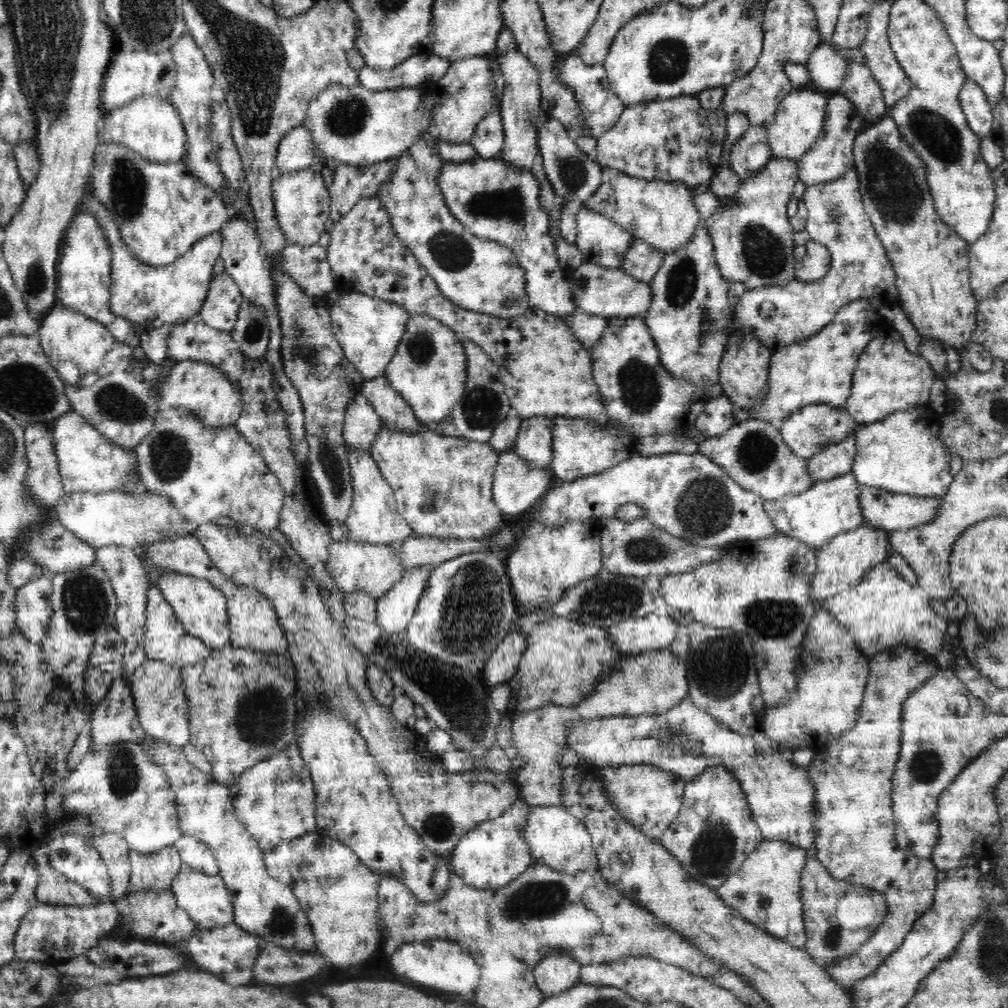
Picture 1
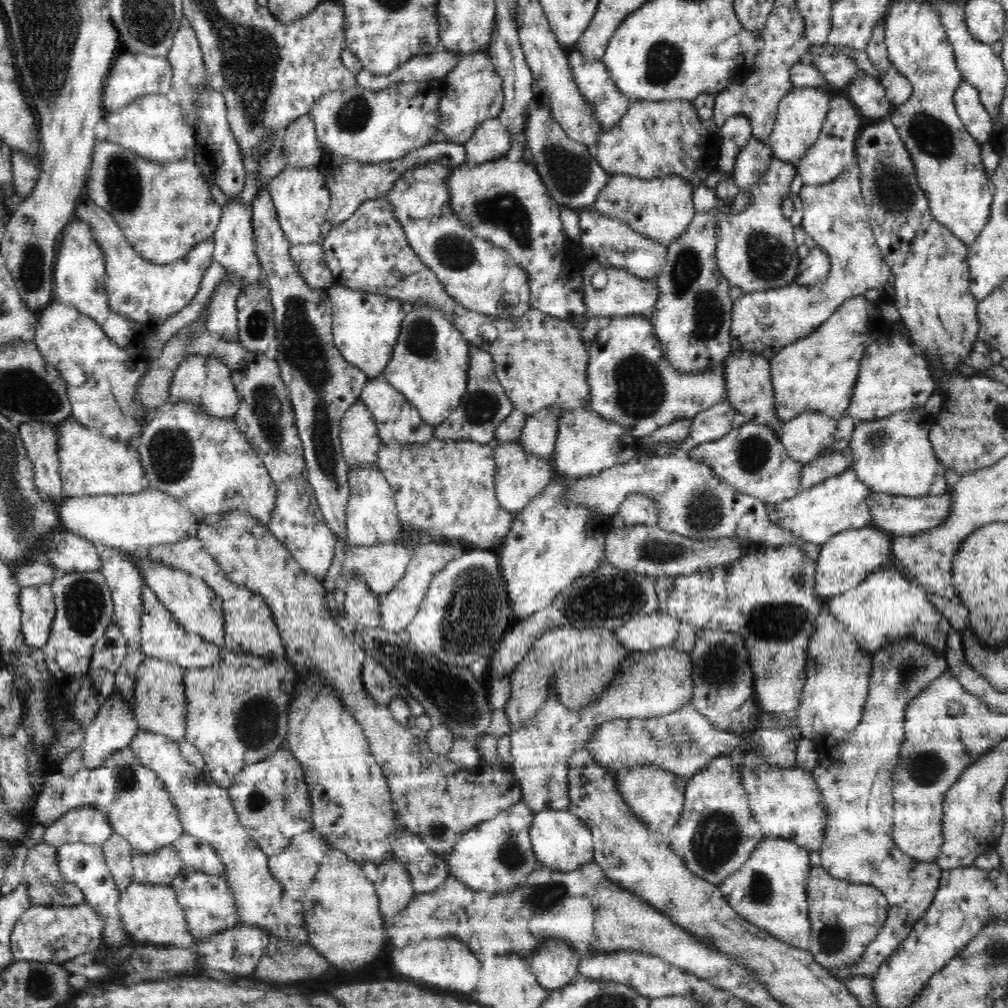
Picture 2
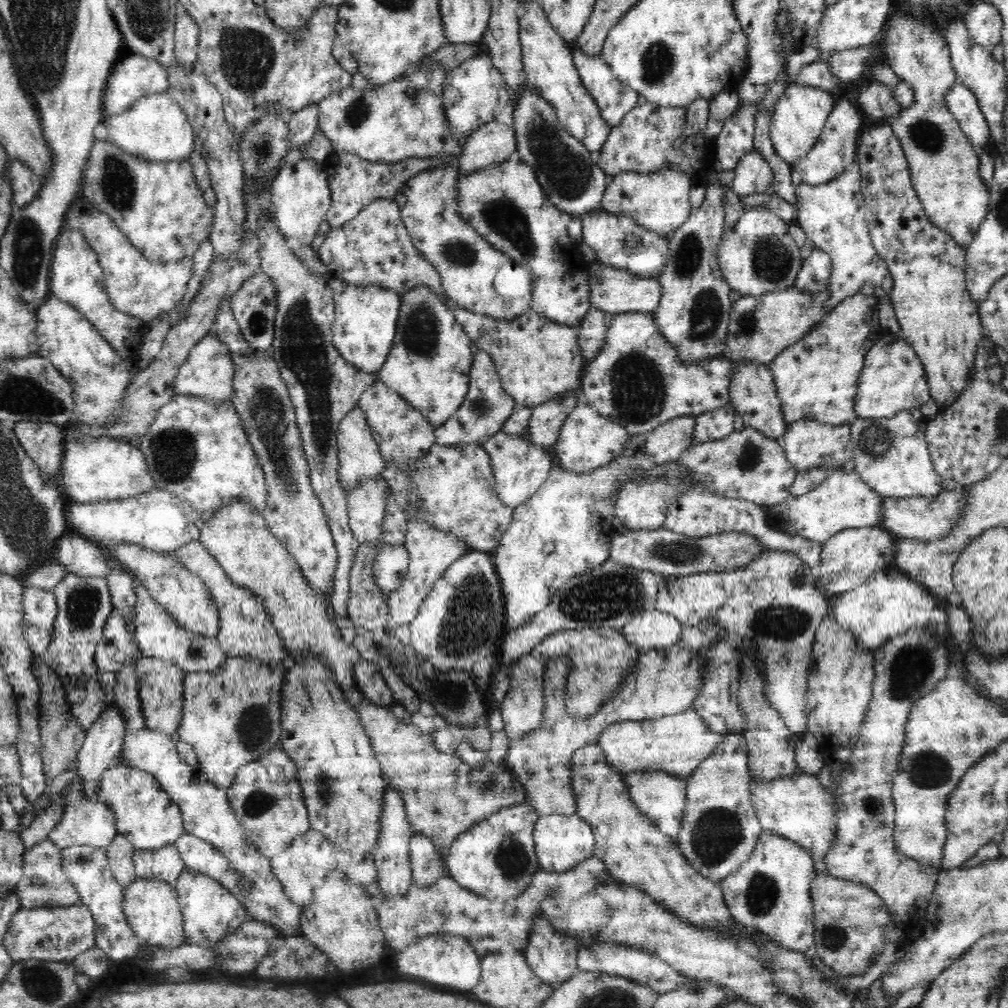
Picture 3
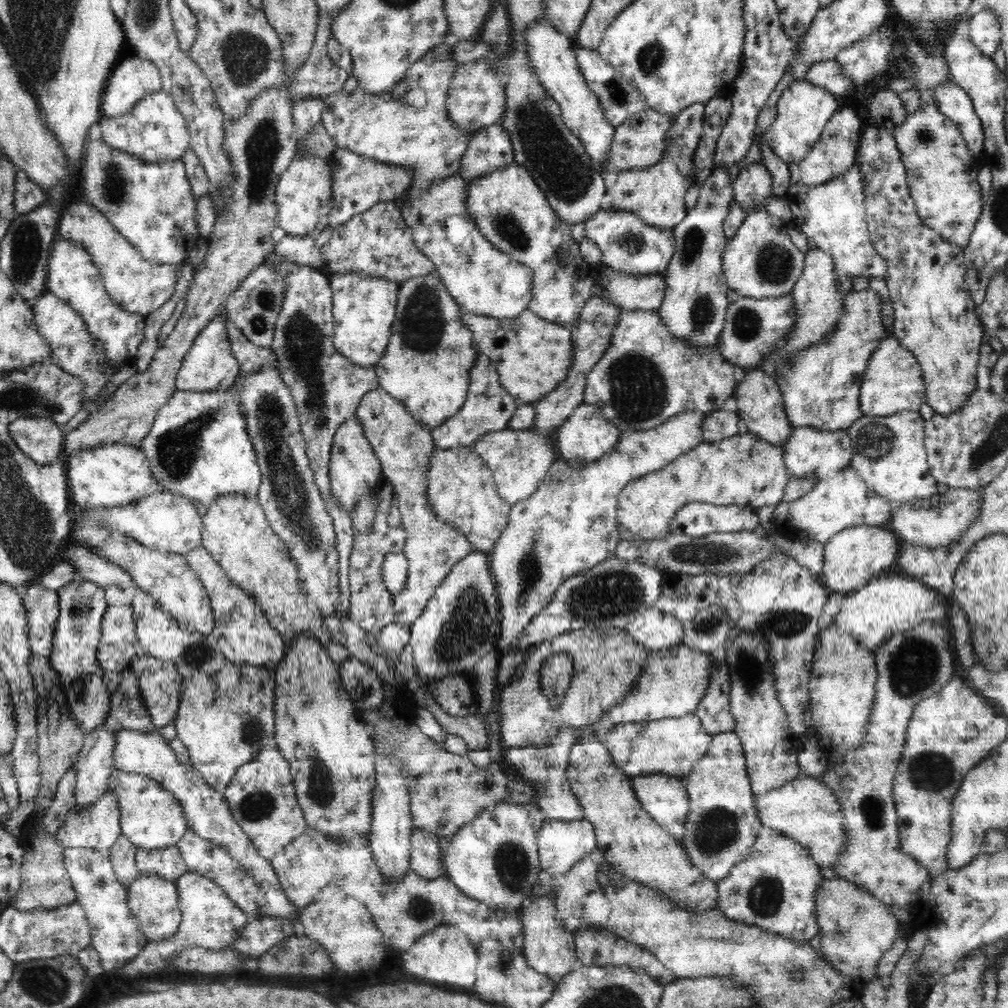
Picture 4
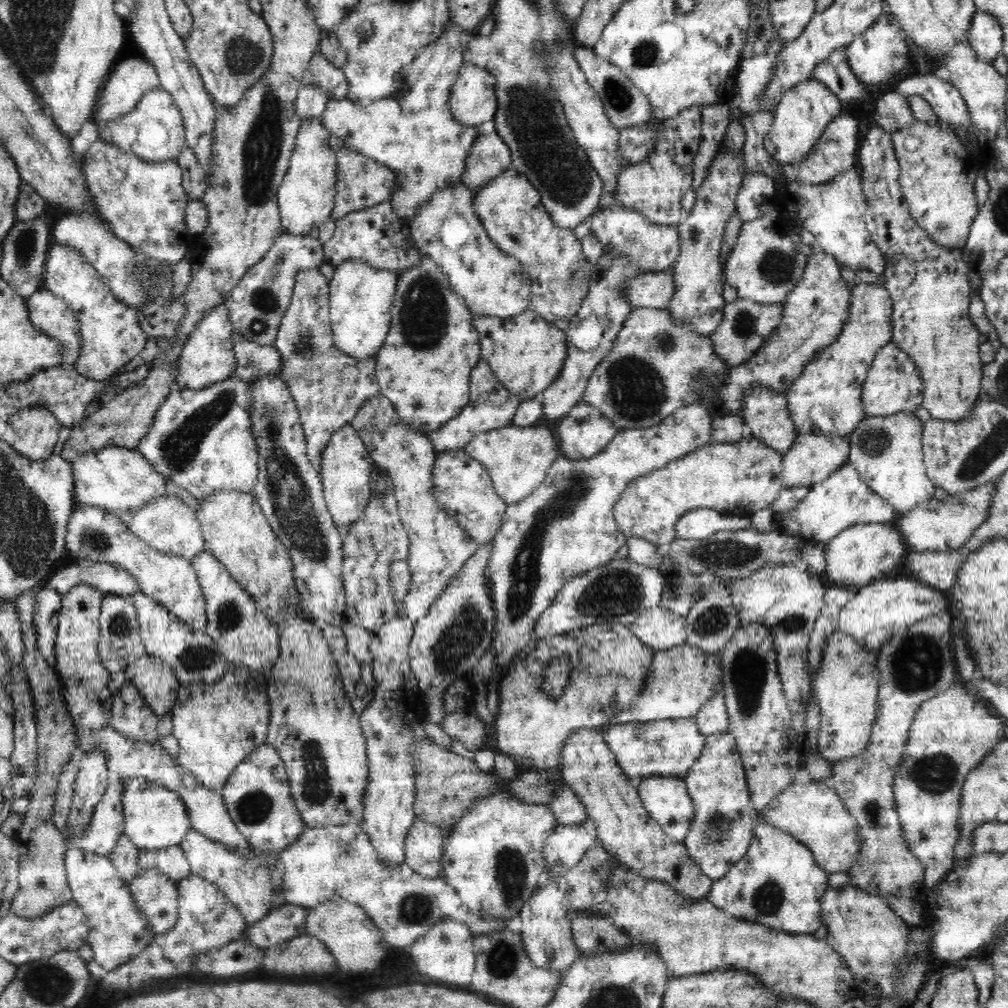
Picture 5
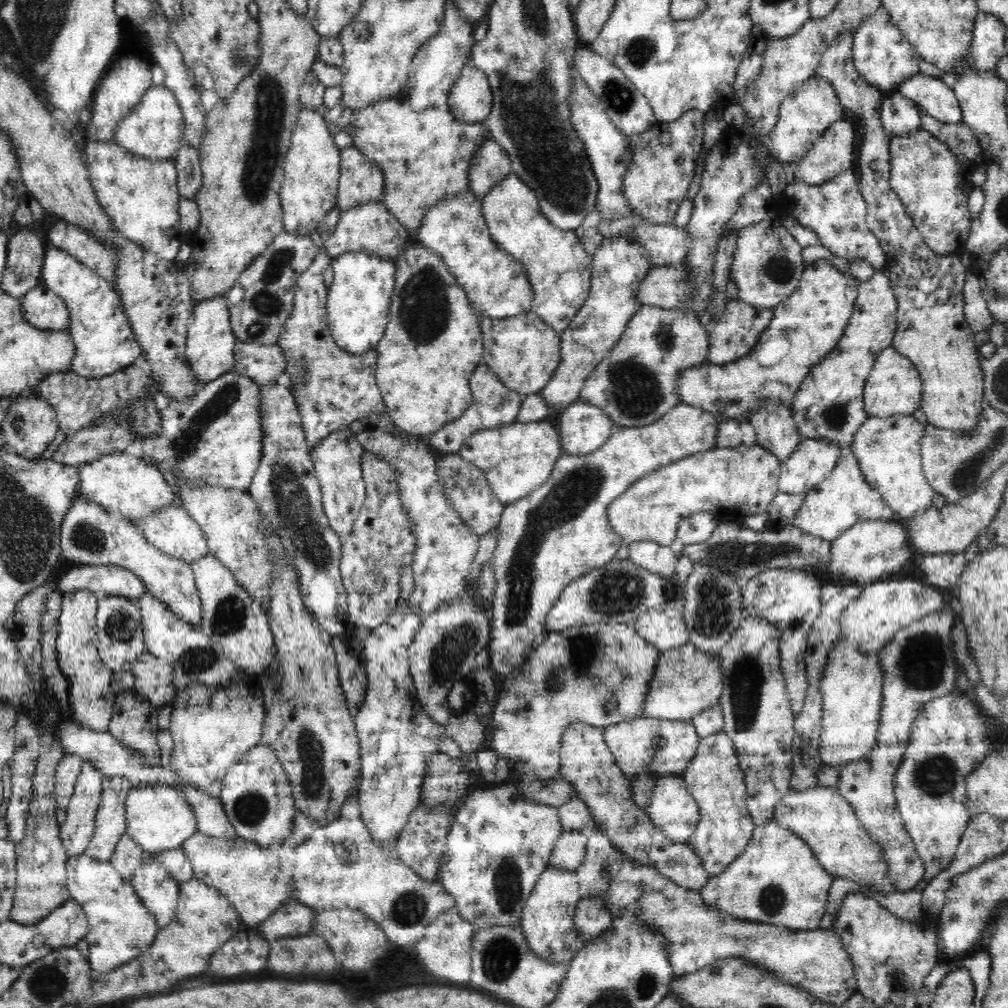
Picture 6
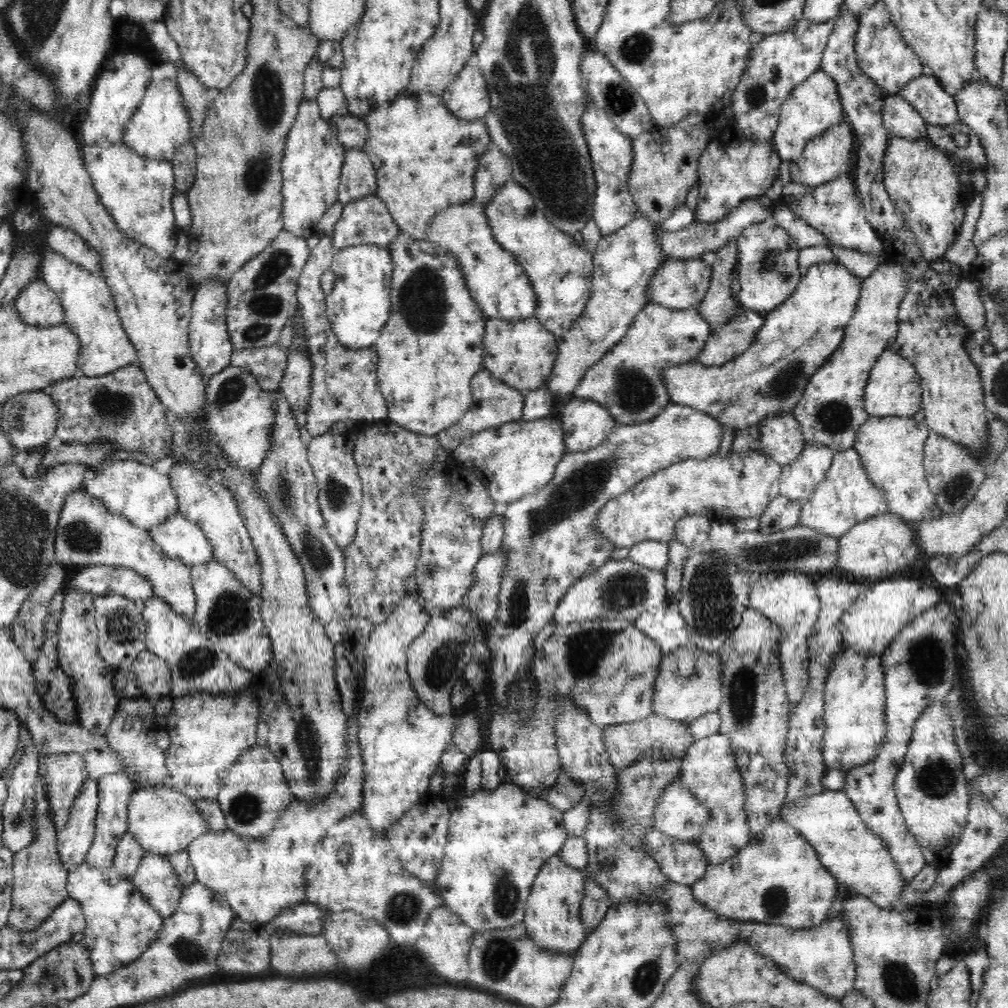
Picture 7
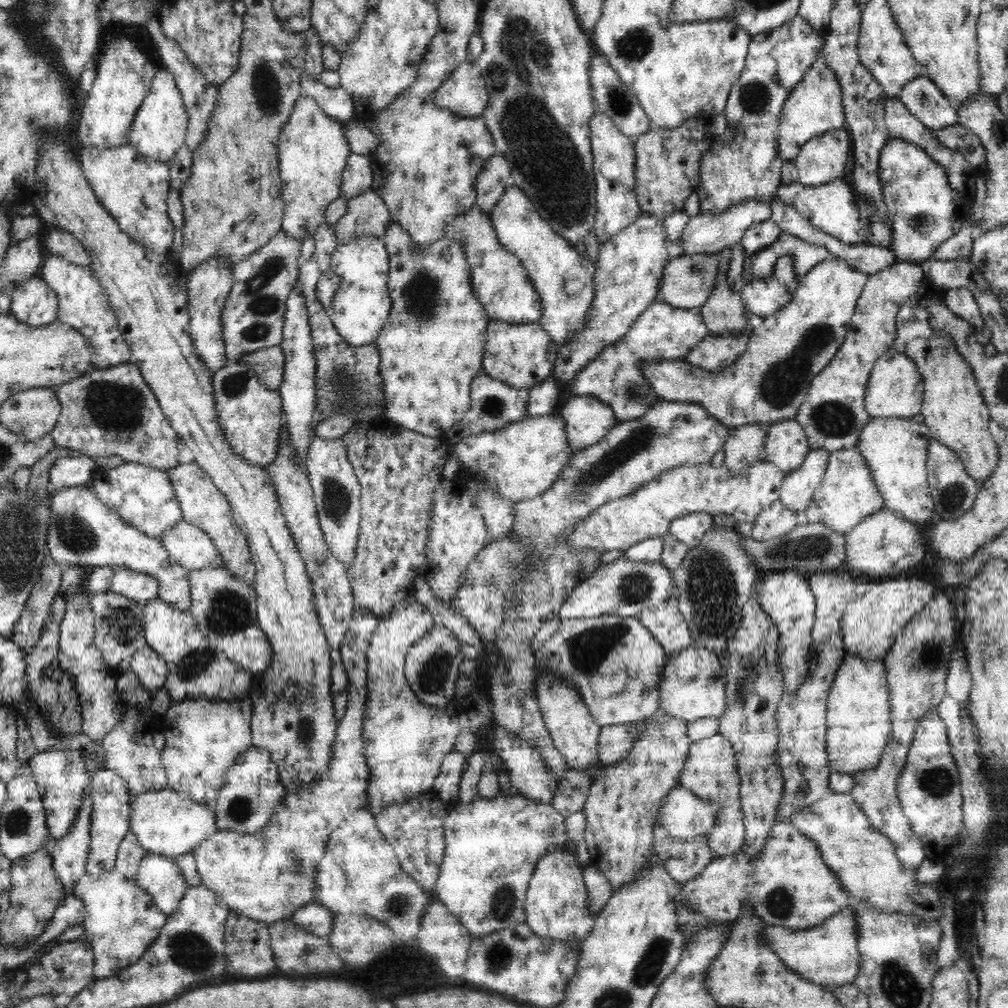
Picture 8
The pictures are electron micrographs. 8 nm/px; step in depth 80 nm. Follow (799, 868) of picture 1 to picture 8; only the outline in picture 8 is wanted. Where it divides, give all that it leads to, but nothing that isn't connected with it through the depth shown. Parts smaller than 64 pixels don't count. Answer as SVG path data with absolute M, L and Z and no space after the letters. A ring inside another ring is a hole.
M794 823L773 825L755 863L742 851L712 859L702 872L682 884L680 895L683 898L682 905L688 905L695 914L712 921L733 922L745 911L754 911L767 926L782 926L794 931L807 930L823 924L853 901L836 873L824 862L818 843L806 837Z

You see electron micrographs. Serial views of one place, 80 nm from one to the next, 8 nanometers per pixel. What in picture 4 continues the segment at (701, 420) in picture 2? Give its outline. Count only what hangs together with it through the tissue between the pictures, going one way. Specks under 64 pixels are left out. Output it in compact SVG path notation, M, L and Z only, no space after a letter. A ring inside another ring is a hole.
M717 409L705 416L703 426L704 442L714 443L739 435L740 415L734 410Z

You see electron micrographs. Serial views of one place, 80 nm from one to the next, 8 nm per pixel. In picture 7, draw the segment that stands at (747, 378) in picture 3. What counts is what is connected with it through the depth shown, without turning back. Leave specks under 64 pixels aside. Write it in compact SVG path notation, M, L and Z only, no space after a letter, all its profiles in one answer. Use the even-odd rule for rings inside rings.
M793 413L768 417L760 424L761 450L781 467L794 464L802 456L807 443L802 428Z

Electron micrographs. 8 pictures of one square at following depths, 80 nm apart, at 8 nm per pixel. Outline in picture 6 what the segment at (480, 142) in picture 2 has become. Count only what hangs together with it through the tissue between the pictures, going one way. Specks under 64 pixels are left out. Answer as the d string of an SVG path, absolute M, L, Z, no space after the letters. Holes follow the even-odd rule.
M494 139L486 141L473 156L469 179L471 191L481 201L511 173L507 152Z

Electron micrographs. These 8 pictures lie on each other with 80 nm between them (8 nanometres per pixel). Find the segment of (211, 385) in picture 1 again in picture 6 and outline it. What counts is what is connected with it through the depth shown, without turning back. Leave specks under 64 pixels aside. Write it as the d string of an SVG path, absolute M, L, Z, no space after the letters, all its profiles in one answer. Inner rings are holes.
M210 296L200 300L193 308L193 316L189 324L186 341L186 356L191 364L191 371L200 384L216 380L224 372L230 372L234 366L236 337L232 332L229 319L229 304L224 296Z

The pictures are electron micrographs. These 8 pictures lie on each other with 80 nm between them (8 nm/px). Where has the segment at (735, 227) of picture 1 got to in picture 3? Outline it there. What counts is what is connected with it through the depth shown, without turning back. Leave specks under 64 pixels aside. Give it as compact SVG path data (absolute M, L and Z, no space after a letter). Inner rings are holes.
M766 207L746 209L743 215L733 229L723 228L718 260L725 281L742 296L762 296L794 287L803 259L799 246L788 232L790 224Z

